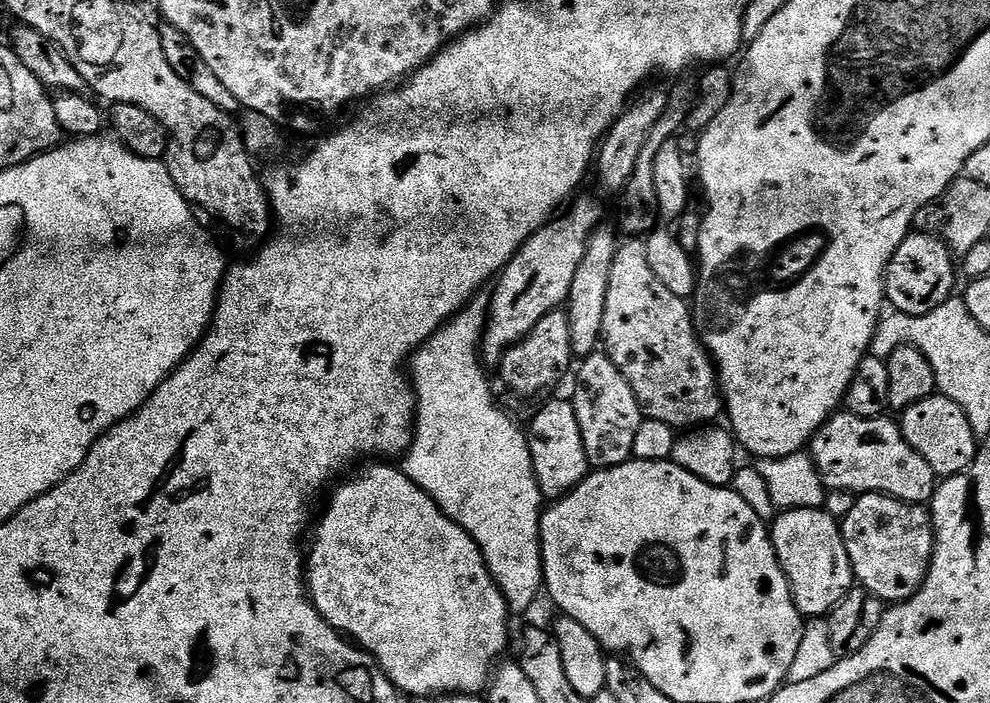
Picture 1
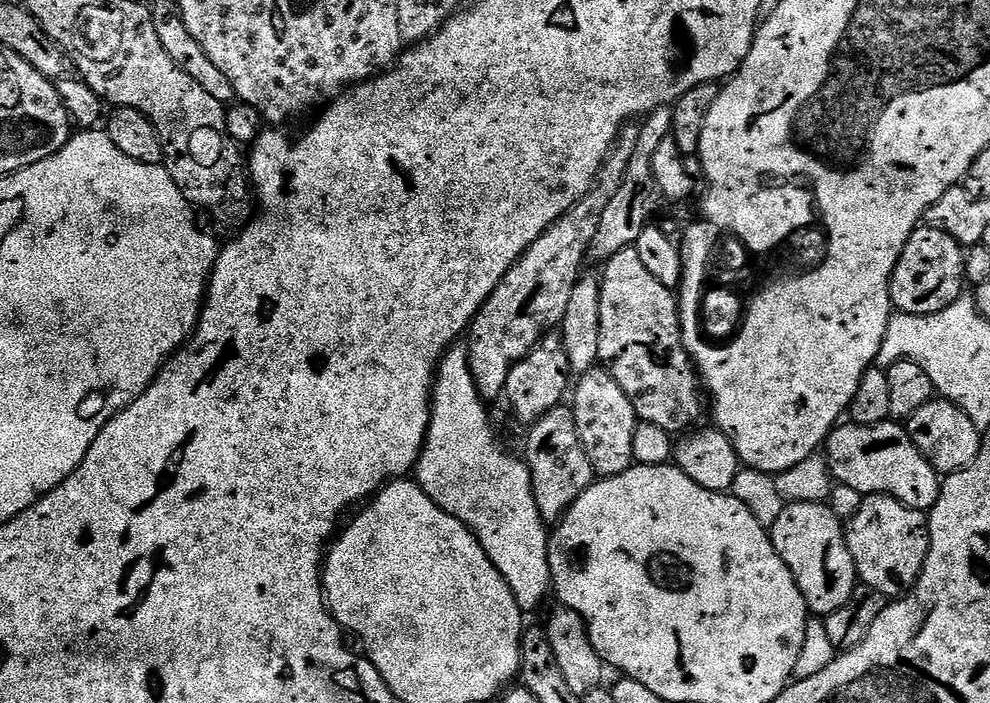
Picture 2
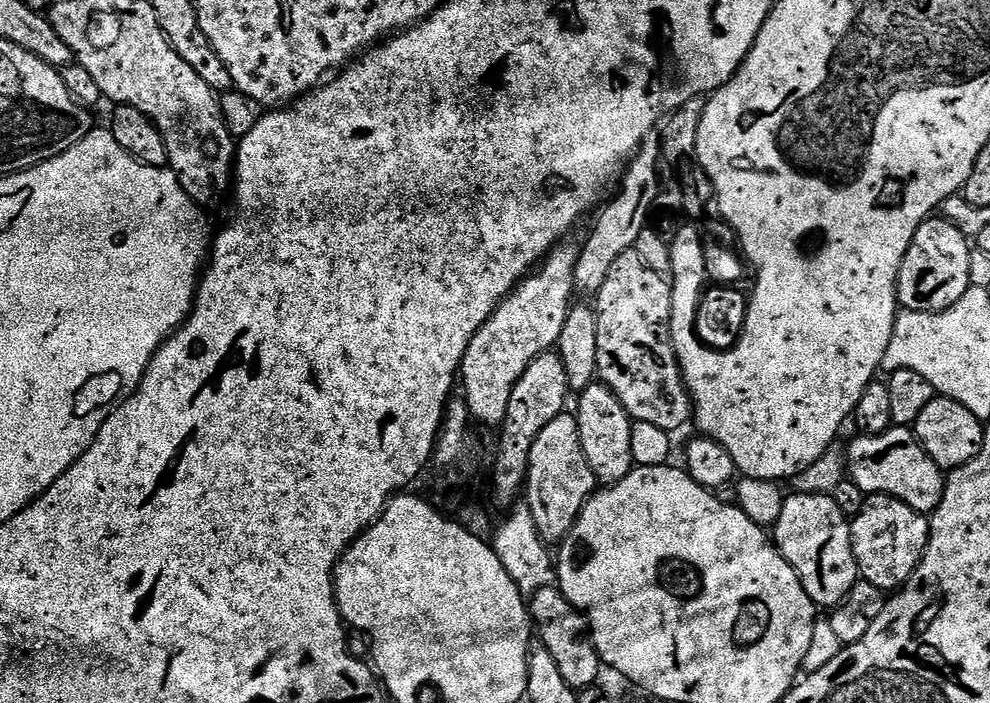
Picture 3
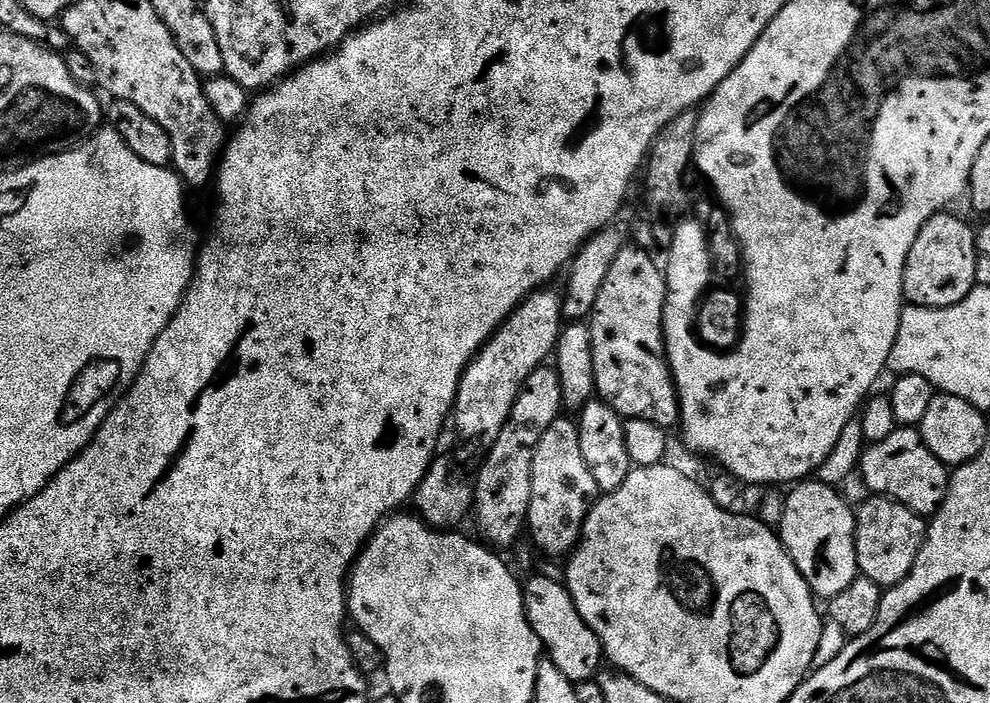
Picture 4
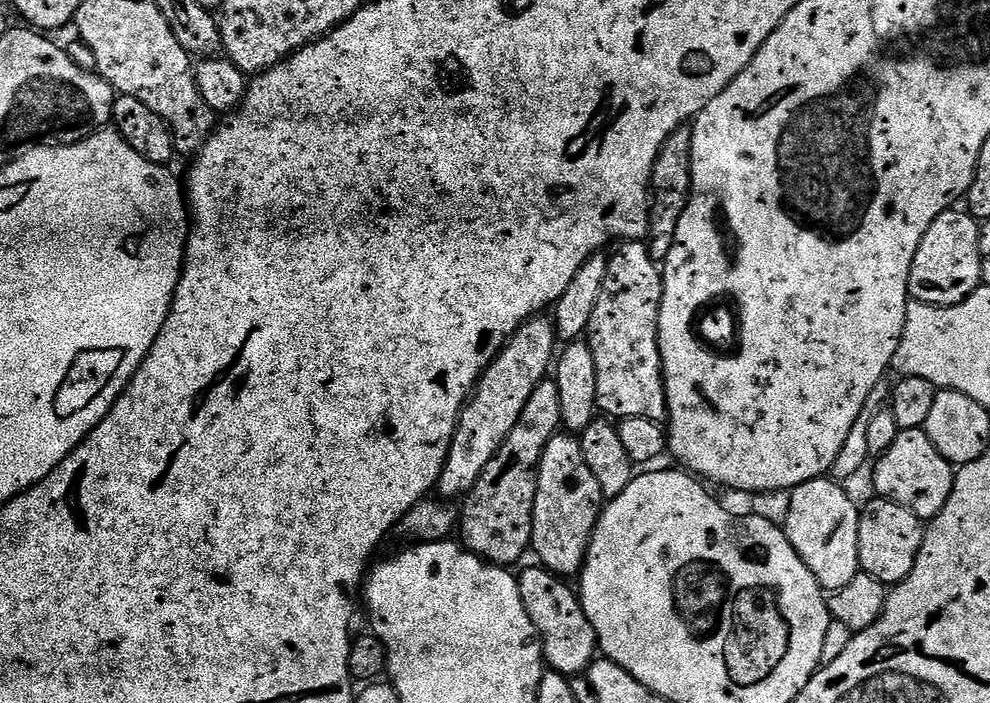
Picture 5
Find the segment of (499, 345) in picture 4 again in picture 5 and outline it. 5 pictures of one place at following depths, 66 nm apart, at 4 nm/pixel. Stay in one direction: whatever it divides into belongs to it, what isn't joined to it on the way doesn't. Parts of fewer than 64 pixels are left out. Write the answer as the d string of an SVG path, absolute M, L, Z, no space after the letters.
M544 318L527 320L508 339L508 343L492 359L492 365L480 376L480 381L472 389L467 404L460 412L460 419L456 421L456 432L452 436L452 445L444 460L444 469L438 485L441 497L467 496L469 490L478 482L482 470L486 470L490 458L498 454L510 430L514 430L514 422L522 418L526 398L530 398L530 394L534 394L534 390L549 375L558 352L558 337L555 323L551 319L540 319Z

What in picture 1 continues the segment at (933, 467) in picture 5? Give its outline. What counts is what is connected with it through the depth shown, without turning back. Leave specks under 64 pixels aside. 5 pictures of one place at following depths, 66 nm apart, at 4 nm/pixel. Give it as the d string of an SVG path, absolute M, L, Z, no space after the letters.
M846 410L837 411L828 417L821 428L816 431L816 436L810 445L812 461L816 463L818 474L822 478L825 489L836 492L856 492L855 494L867 494L878 492L882 496L892 496L896 500L904 500L907 504L927 505L936 493L938 478L934 470L930 470L930 462L922 458L922 454L915 452L906 442L899 423L895 419L858 418Z

